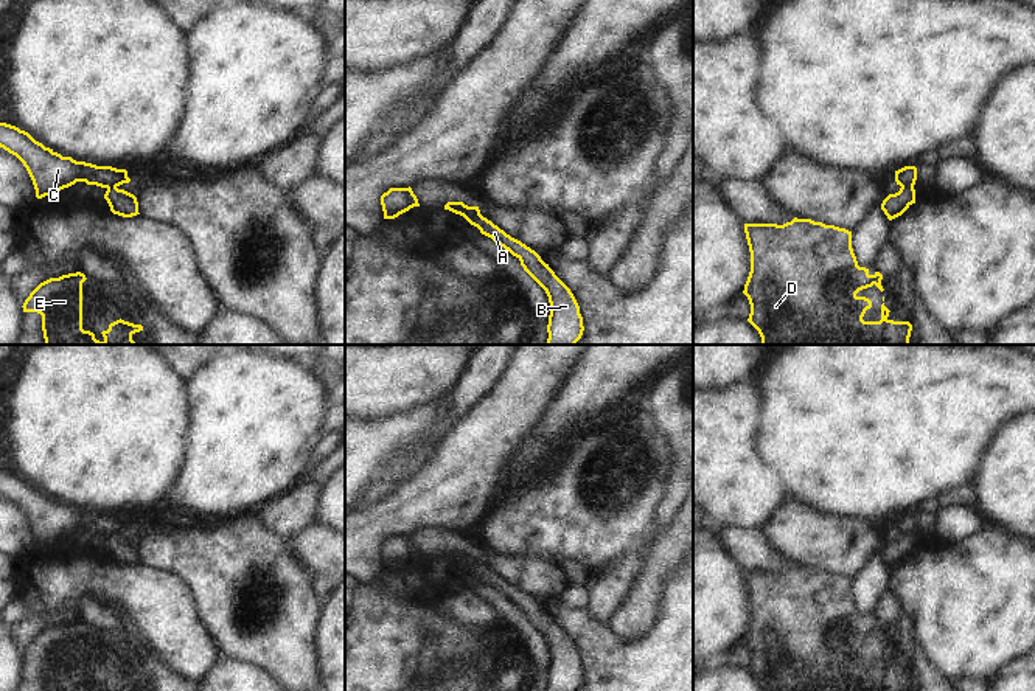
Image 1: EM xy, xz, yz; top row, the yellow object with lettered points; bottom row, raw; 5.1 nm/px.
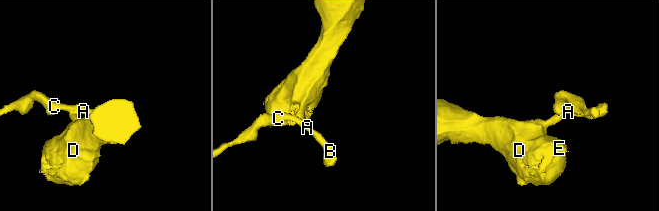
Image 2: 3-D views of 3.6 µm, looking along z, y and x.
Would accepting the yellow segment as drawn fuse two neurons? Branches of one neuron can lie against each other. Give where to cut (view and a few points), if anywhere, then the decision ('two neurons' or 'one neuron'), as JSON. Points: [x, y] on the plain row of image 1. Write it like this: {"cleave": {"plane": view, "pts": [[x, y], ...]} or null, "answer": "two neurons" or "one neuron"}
{"cleave": {"plane": "yz", "pts": [[902, 533], [913, 534]]}, "answer": "two neurons"}

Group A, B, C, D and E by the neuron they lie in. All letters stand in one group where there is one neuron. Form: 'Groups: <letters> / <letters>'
Groups: A B C / D E.

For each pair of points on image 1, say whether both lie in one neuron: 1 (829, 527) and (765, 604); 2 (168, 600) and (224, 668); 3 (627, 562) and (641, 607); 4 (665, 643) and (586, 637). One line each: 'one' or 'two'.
1: two
2: two
3: two
4: one

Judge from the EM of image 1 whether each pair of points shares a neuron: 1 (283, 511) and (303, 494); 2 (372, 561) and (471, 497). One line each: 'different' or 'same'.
1: same
2: same

